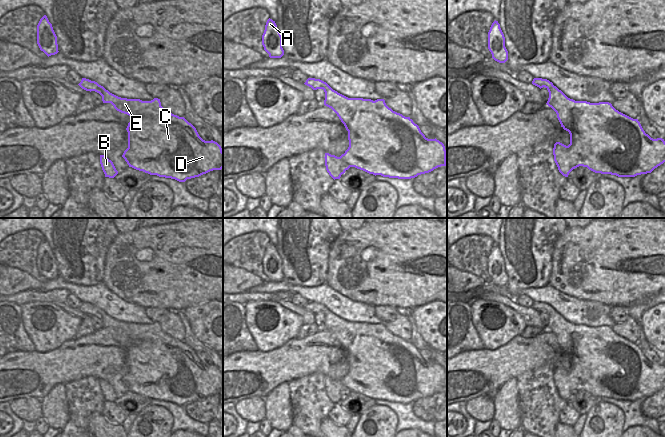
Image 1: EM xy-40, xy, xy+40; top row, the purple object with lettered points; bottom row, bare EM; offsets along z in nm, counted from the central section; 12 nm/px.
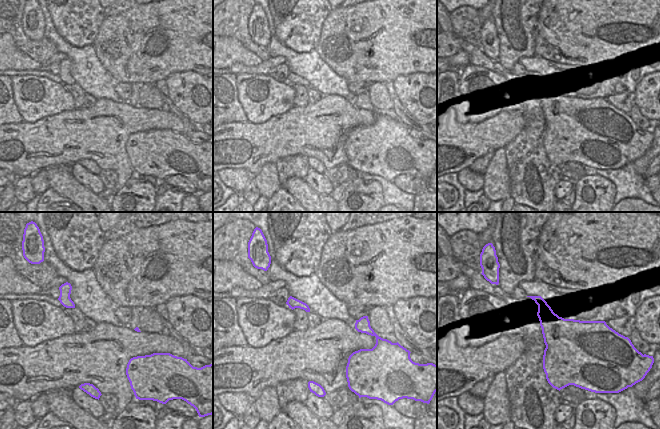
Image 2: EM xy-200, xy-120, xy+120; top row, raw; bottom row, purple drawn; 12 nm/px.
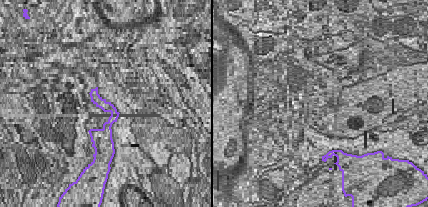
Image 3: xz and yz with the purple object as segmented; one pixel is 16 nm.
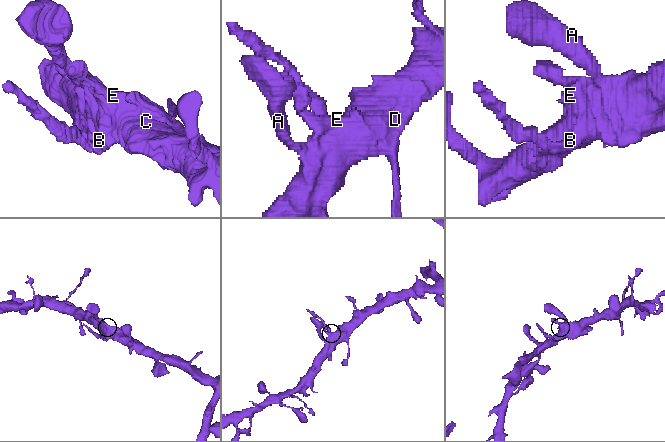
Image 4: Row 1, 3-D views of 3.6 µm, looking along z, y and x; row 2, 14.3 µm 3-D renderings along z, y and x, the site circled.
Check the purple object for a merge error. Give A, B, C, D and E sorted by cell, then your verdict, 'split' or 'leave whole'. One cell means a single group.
A B C D E; leave whole

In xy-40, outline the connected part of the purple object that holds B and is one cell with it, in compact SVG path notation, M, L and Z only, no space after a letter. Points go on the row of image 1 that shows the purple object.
M100 155L100 164L105 177L114 178L118 174L113 162L104 155Z

